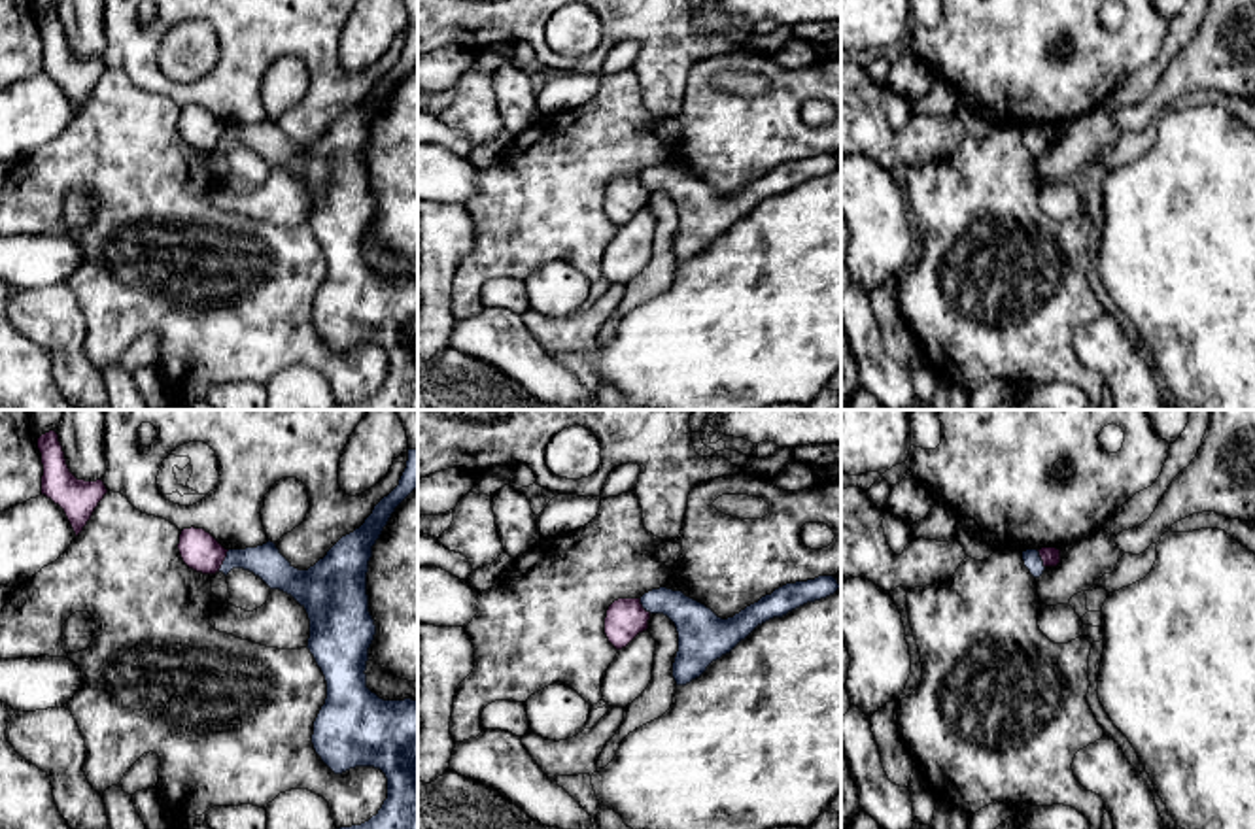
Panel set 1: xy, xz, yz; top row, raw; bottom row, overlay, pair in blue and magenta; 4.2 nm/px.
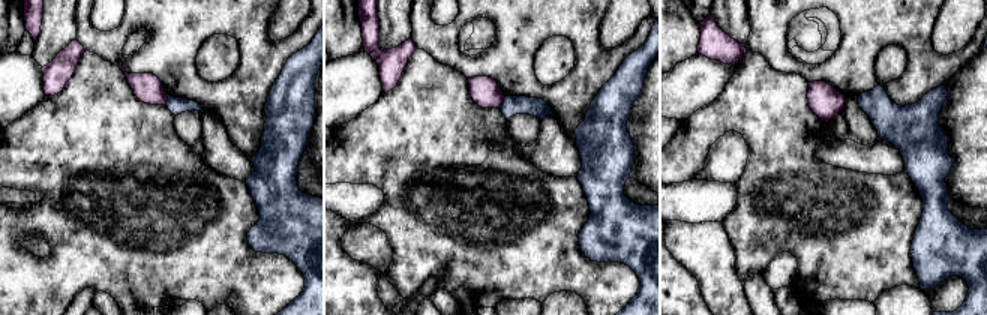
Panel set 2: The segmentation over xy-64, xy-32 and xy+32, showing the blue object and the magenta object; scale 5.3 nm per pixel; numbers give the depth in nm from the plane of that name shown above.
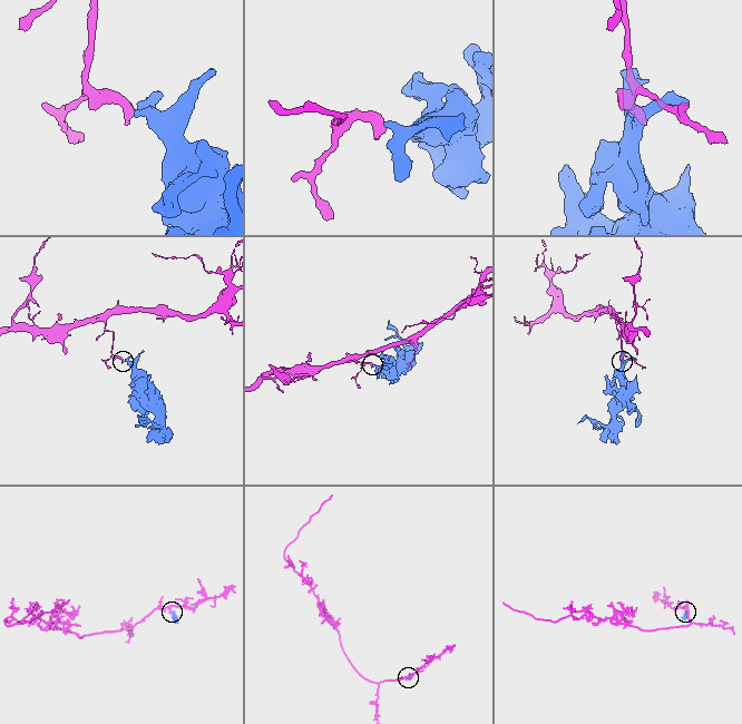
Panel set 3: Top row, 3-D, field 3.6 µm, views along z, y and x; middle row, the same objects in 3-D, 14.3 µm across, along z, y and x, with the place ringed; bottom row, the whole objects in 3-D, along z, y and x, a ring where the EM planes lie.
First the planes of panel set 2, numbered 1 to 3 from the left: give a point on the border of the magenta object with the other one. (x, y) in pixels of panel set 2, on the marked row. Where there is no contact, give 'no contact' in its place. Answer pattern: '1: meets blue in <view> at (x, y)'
1: meets blue in xy-64 at (168, 99)
2: meets blue in xy-32 at (503, 102)
3: no contact

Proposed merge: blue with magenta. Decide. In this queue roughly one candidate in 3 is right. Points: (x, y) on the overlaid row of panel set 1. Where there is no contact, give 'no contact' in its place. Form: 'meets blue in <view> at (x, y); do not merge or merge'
meets blue in xy at (223, 561); do not merge

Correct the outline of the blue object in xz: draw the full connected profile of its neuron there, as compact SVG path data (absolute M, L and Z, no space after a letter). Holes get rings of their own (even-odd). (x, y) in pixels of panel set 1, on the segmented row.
M834 576L786 584L733 618L722 619L705 604L667 587L652 589L641 597L650 614L667 616L679 633L679 651L673 663L677 685L699 678L707 667L730 653L758 625L782 618L788 612L834 595L841 585Z

